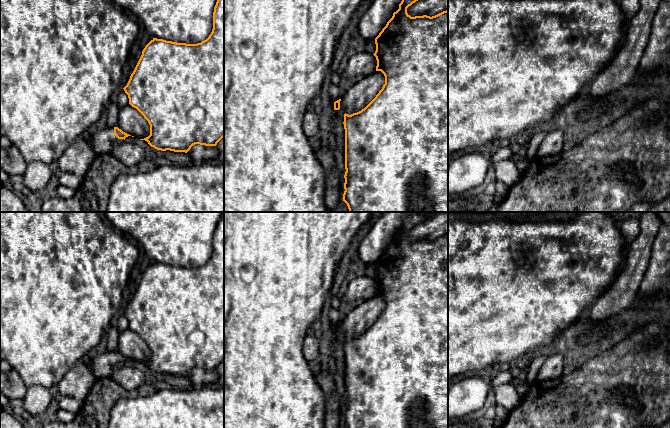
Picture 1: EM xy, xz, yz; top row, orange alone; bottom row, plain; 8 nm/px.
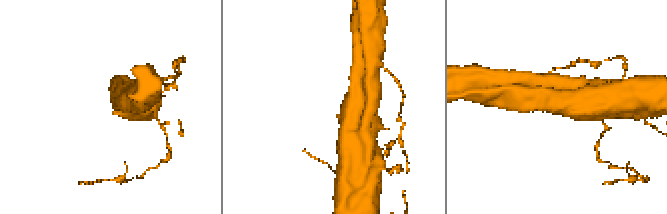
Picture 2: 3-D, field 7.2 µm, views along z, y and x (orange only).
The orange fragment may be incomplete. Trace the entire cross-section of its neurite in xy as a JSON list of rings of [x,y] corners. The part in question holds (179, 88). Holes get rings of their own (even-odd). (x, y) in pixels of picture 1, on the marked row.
[[[217,0],[213,12],[213,29],[209,37],[197,44],[177,43],[163,39],[153,38],[143,49],[142,55],[130,76],[127,85],[123,88],[128,95],[129,104],[136,108],[148,121],[150,135],[144,139],[151,147],[161,151],[174,151],[187,153],[195,144],[216,146],[224,137],[224,0]]]

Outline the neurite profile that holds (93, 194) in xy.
[[[110,152],[96,154],[95,159],[83,177],[83,181],[73,197],[47,198],[43,201],[42,212],[107,212],[111,185],[115,178],[125,174],[125,165],[115,158]]]

